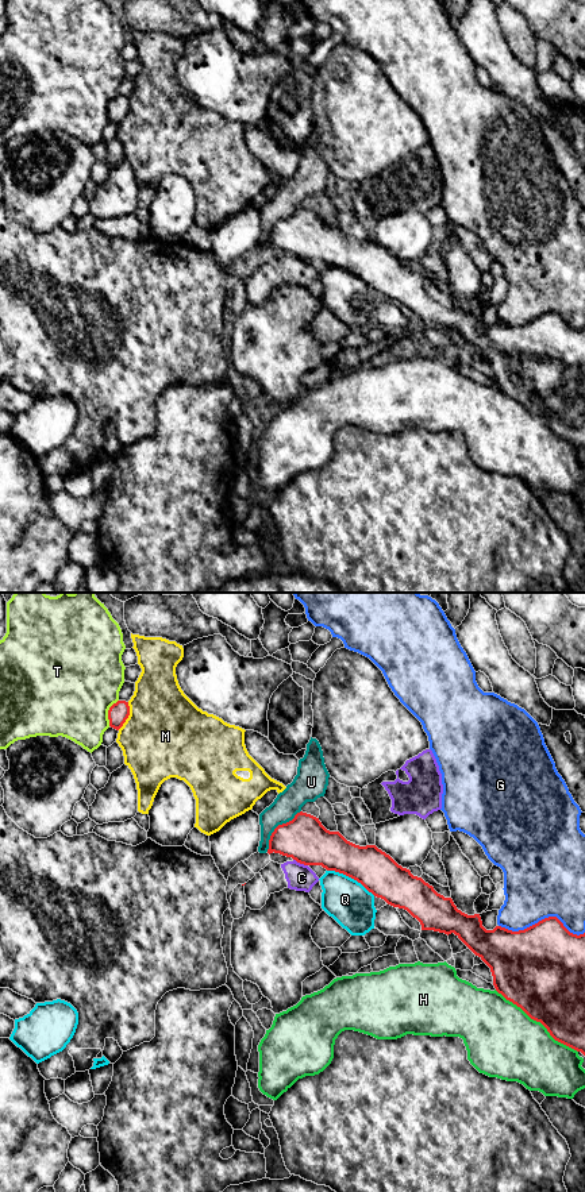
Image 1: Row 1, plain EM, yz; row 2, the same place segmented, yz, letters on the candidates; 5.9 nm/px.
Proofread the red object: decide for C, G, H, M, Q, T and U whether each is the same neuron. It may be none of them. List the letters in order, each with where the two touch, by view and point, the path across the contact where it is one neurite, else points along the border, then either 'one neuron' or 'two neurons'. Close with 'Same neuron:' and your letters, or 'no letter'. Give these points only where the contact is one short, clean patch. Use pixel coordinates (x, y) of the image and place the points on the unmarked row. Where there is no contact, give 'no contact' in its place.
C: yz (300, 258) | along yz (293, 254), (307, 261) | two neurons
G: yz (542, 315) | two neurons
H: yz (537, 416) | two neurons
M: yz (129, 110) | two neurons
Q: yz (351, 273) | two neurons
T: yz (108, 108) | two neurons
U: yz (276, 223) | two neurons
Same neuron: no letter

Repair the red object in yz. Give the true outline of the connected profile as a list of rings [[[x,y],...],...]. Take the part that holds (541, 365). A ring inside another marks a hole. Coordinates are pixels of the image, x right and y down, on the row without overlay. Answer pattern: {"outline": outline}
{"outline": [[[303,207],[297,208],[292,216],[274,224],[269,235],[268,248],[273,247],[292,252],[300,259],[322,261],[327,266],[335,266],[357,275],[369,288],[384,294],[388,300],[407,305],[420,317],[422,325],[434,325],[447,331],[454,328],[490,363],[493,381],[499,389],[520,402],[531,414],[540,417],[555,436],[585,451],[585,328],[580,331],[570,328],[557,312],[544,313],[519,327],[501,321],[486,325],[482,321],[480,309],[467,310],[462,308],[451,293],[438,289],[432,281],[422,273],[413,271],[409,265],[399,261],[376,240],[355,240],[347,236],[339,227],[327,225],[319,213]]]}

